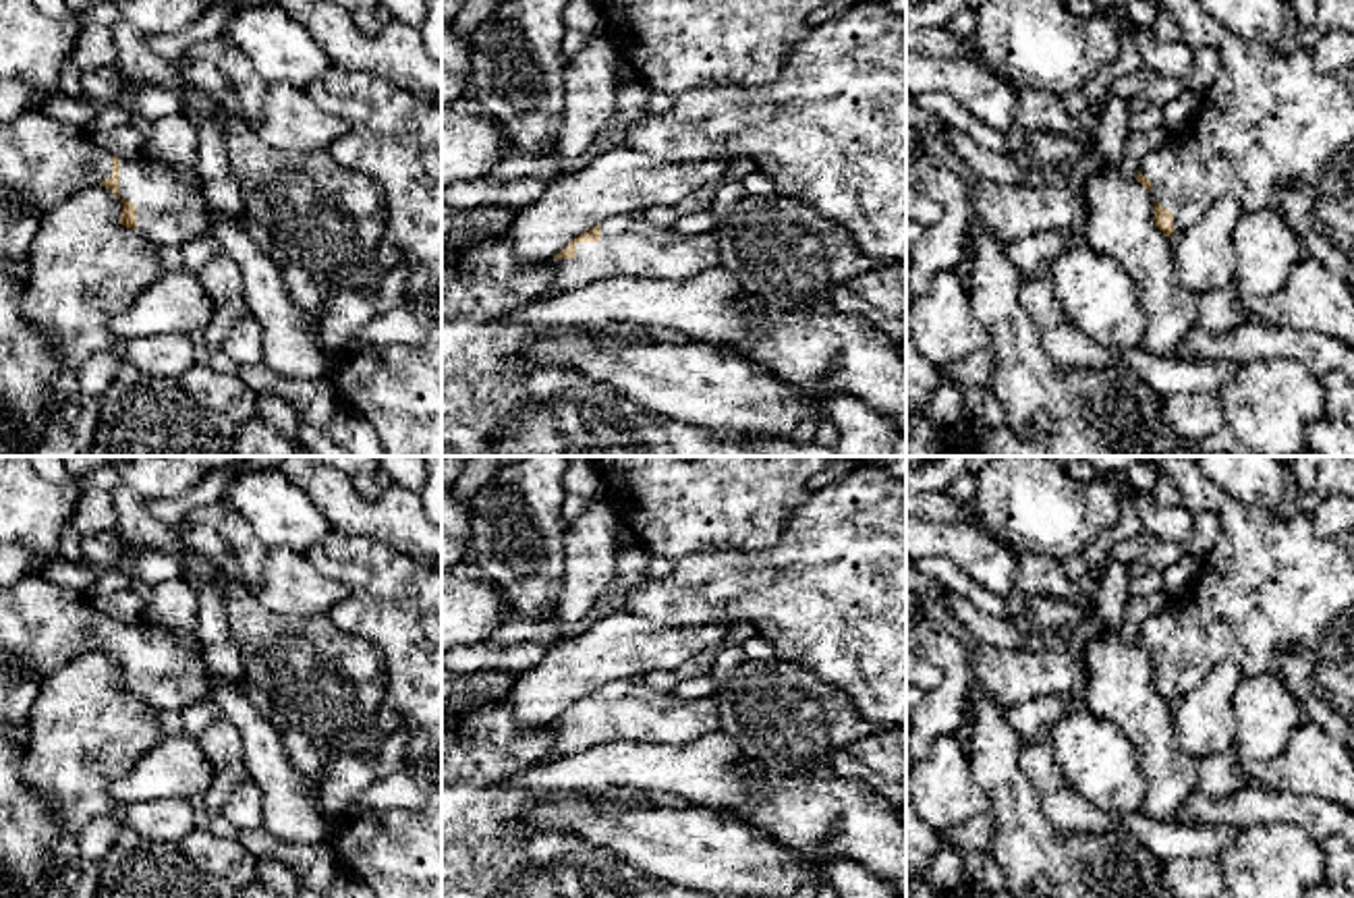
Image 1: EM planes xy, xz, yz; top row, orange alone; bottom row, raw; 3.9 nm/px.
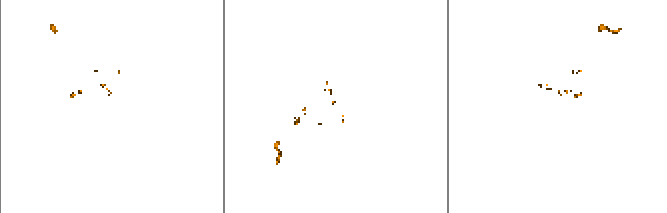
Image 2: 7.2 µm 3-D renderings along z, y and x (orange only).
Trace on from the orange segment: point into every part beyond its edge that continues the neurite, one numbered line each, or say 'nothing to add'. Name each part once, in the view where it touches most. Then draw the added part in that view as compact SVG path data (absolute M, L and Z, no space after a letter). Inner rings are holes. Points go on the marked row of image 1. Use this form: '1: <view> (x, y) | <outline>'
1: xy (168, 212) | M147 156L120 160L120 199L135 203L137 232L170 257L214 230L203 191L191 189L174 166Z

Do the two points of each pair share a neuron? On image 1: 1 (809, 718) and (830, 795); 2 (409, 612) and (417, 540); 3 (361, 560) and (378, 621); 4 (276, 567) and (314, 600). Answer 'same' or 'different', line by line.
1: different
2: different
3: same
4: same

